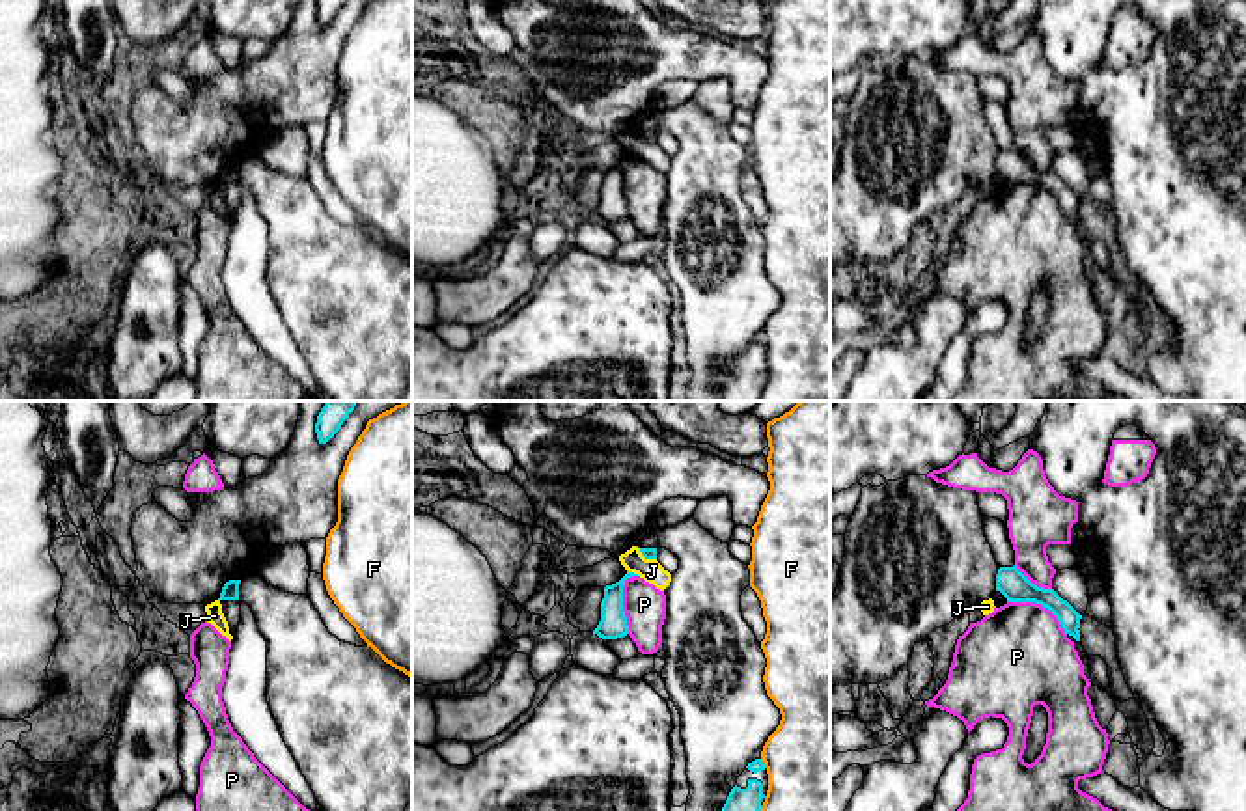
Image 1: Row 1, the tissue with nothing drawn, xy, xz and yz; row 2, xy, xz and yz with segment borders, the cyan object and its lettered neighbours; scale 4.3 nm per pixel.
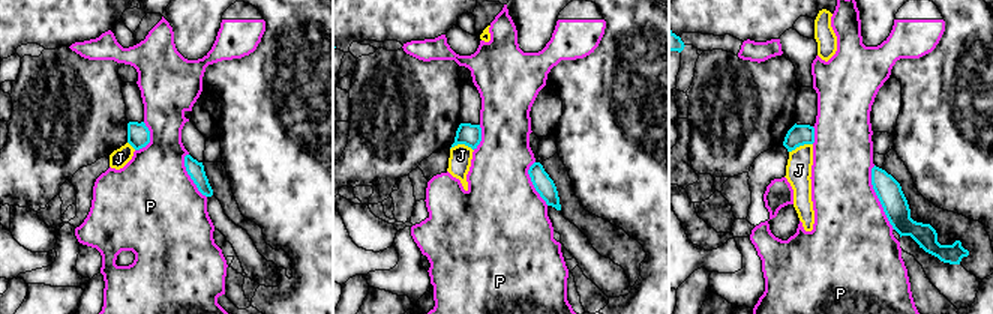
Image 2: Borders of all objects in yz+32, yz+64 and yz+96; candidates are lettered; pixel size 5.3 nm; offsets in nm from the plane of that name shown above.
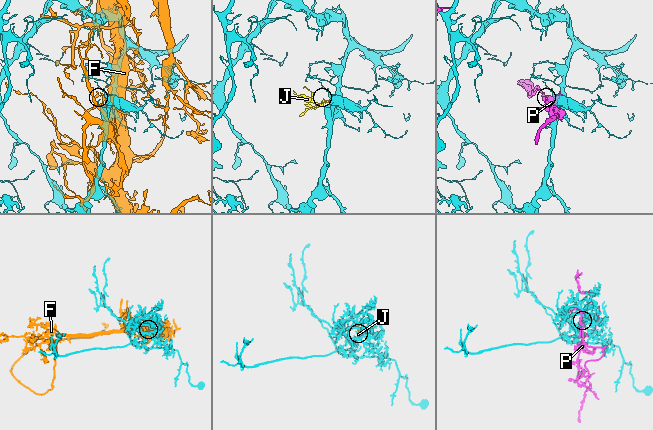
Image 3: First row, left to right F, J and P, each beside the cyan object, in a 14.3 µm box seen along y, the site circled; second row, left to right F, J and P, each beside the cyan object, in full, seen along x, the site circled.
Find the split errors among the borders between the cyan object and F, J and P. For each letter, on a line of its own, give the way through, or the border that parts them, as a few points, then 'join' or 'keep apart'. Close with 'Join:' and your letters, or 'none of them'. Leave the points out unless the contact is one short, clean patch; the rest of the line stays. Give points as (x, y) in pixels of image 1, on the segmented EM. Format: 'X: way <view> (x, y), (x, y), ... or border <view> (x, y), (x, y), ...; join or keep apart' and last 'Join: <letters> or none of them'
F: keep apart
J: border xz (627, 569), (638, 575); keep apart
P: keep apart
Join: none of them

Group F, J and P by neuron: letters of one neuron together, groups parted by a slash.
F / J / P

